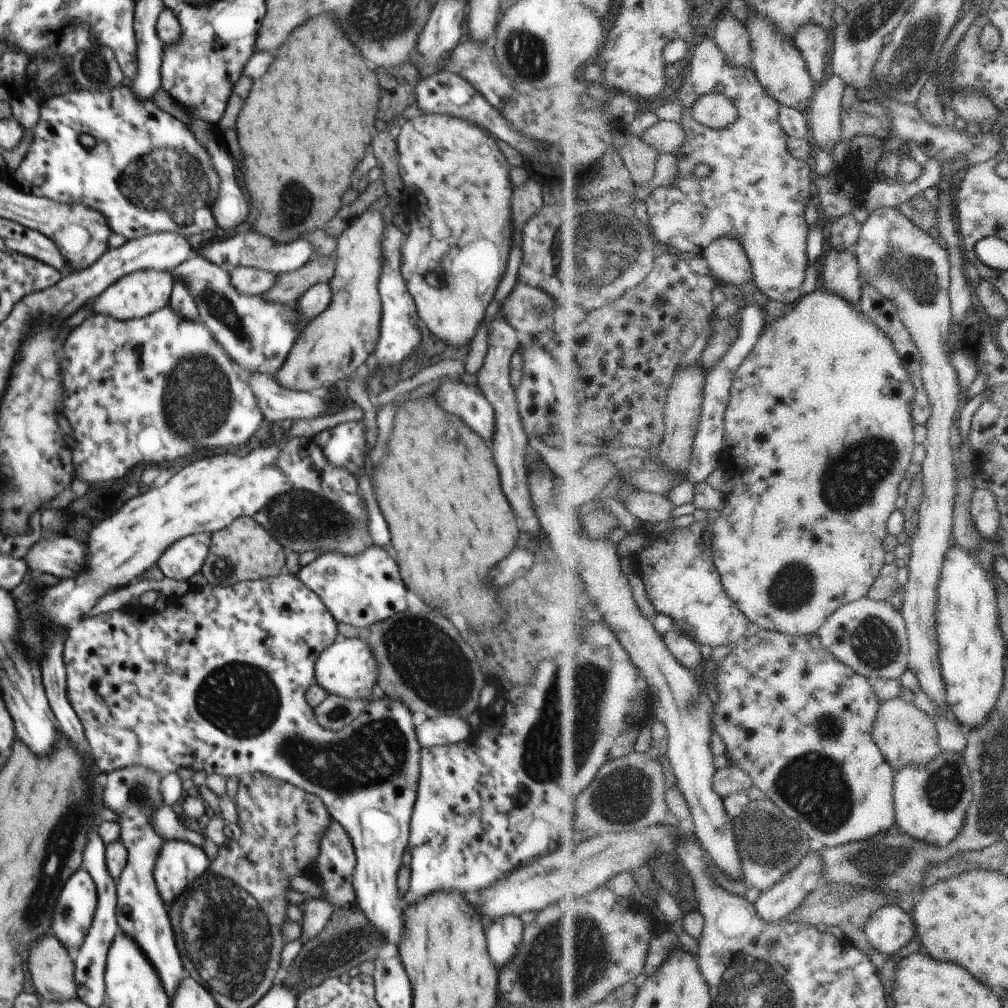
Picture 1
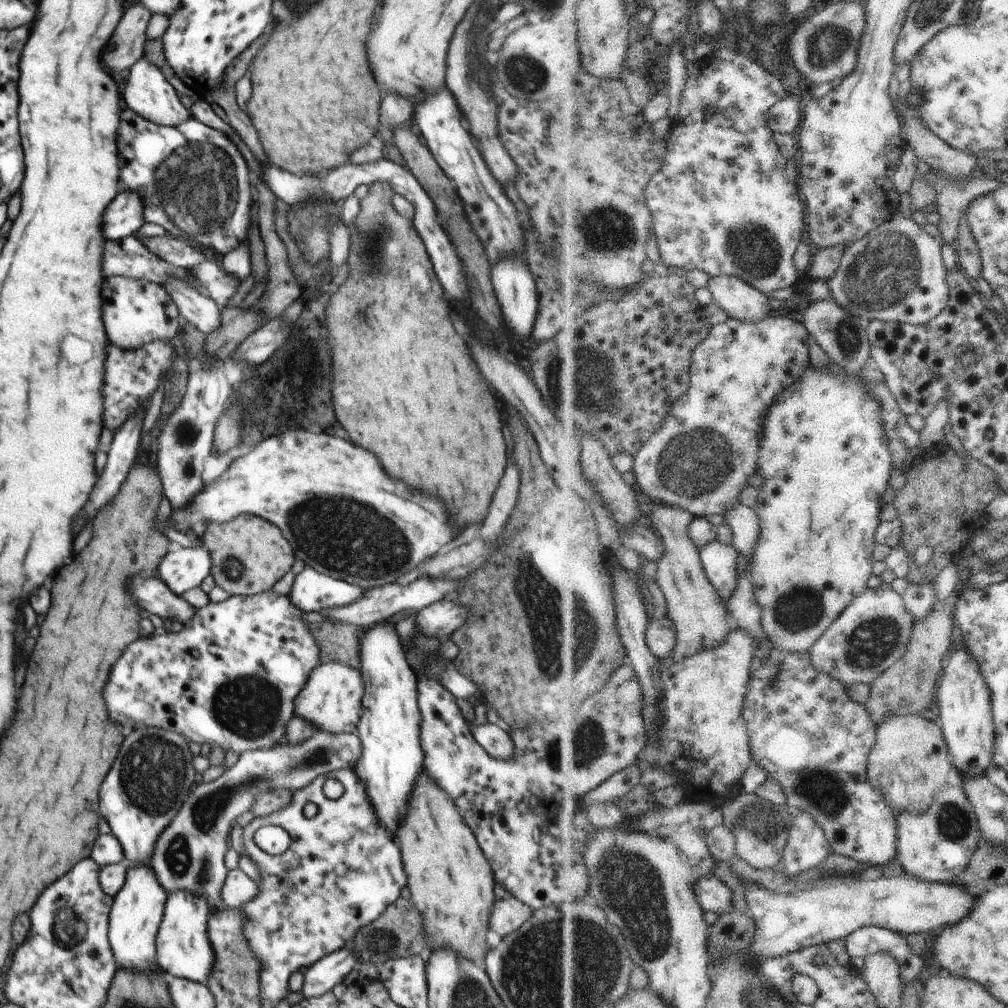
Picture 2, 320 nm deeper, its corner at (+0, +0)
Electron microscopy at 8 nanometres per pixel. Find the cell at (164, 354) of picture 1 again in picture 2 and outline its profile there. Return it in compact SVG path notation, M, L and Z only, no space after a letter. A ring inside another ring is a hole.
M152 340L141 348L122 350L116 344L108 342L106 360L104 360L104 384L102 384L102 426L110 432L116 432L126 420L134 414L147 410L152 394L161 383L162 374L170 374L176 357L170 340Z

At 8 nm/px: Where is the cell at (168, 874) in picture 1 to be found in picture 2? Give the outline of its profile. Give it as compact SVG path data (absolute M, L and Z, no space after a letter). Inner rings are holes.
M178 890L166 896L164 913L156 938L158 962L168 978L184 978L198 983L207 983L214 968L214 950L210 946L207 934L208 916L211 905L206 896L198 896L196 892Z

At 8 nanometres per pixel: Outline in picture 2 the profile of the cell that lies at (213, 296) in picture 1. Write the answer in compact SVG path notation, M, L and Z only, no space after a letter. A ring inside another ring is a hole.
M136 235L110 240L104 246L102 260L104 276L124 276L142 279L164 286L168 280L184 280L199 289L190 269L174 266L158 258L142 244Z

